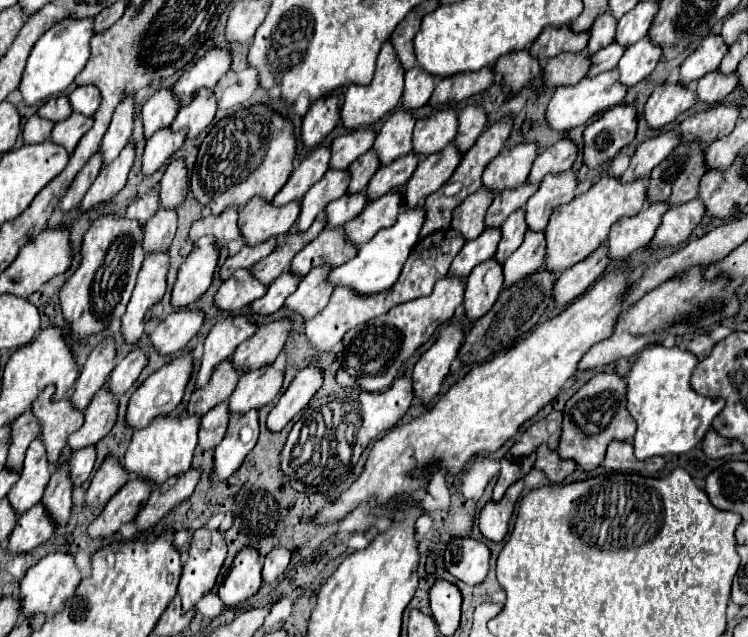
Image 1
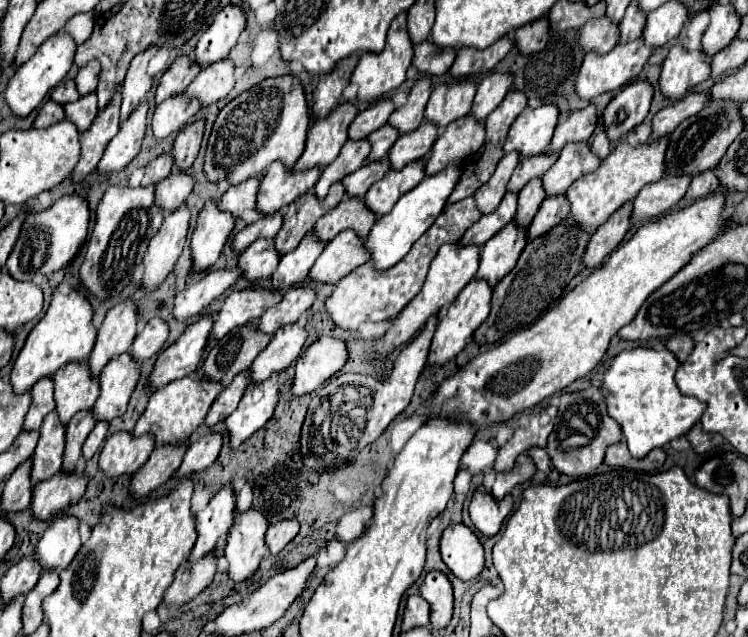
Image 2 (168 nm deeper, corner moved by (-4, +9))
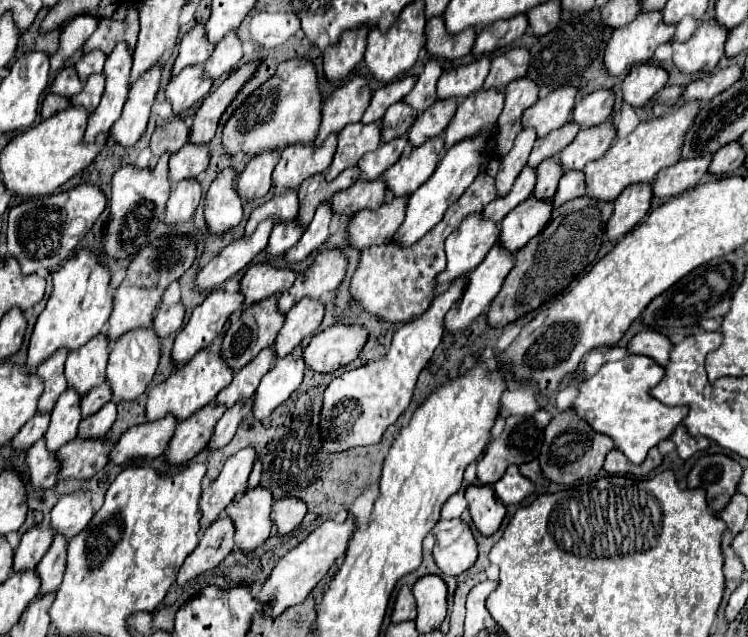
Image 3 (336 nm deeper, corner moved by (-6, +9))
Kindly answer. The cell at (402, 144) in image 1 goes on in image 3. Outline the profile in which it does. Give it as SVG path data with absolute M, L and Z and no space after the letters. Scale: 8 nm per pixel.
M430 59L422 71L422 75L418 77L418 83L414 85L414 89L406 95L406 103L412 105L416 111L426 111L436 99L436 83L438 77L442 75L442 65L436 59Z

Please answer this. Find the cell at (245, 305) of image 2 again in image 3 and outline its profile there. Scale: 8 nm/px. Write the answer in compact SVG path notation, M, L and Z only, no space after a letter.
M254 263L242 277L240 291L246 297L244 307L250 307L256 301L262 301L274 293L284 293L292 287L296 273L292 269L276 267L272 263Z

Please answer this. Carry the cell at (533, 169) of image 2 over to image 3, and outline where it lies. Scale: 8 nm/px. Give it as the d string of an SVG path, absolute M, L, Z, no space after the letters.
M568 123L562 129L550 131L550 135L546 135L542 139L536 139L534 149L532 149L530 157L528 157L528 165L538 167L542 163L542 159L556 157L576 137L578 131L580 131L580 127L576 123Z

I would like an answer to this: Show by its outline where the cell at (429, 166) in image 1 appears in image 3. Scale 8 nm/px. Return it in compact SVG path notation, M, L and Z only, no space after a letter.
M480 89L474 95L468 95L466 99L462 99L458 103L458 111L454 119L450 121L444 133L446 149L466 139L468 135L470 137L478 135L484 127L490 127L492 123L496 123L502 107L504 107L504 89L502 91Z

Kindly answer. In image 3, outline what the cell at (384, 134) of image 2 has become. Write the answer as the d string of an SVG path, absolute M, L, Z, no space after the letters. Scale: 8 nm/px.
M398 101L388 107L384 119L382 119L382 139L390 141L400 135L406 135L416 119L416 111L412 107L406 107L404 101Z

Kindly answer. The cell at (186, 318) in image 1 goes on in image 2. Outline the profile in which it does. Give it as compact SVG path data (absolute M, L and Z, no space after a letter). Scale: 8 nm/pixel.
M238 269L208 271L200 281L176 293L176 303L174 303L176 321L188 321L200 315L214 299L218 299L230 285L234 285L238 277L240 277Z

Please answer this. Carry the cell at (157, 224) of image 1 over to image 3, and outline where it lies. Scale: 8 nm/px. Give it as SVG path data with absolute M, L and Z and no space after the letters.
M186 143L180 151L170 155L170 181L176 183L180 179L198 177L208 167L208 145Z

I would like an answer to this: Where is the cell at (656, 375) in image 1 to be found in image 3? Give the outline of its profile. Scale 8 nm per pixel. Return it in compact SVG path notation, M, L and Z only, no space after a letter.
M628 355L620 361L602 365L596 375L584 379L570 409L580 419L586 419L596 433L608 435L614 441L614 447L620 449L634 465L638 465L646 459L646 453L654 445L670 437L688 411L686 407L662 405L648 395L648 391L658 385L662 377L664 369L654 359L644 355Z

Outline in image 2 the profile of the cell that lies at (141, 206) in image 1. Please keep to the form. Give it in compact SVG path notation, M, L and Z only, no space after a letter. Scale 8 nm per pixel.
M168 153L160 155L158 159L154 159L152 163L146 165L146 173L142 179L142 185L152 185L156 187L160 181L164 181L172 171L172 157Z

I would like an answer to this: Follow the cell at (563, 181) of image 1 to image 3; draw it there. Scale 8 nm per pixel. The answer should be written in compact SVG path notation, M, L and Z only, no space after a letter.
M608 119L598 127L580 129L576 139L558 153L558 161L562 163L564 171L580 171L588 161L600 159L612 145L614 137L616 127L612 119Z

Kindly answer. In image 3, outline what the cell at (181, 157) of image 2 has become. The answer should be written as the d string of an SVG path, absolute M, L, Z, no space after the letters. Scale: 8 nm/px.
M260 61L244 63L240 69L230 73L226 81L222 81L200 105L200 109L194 115L192 129L190 129L190 141L192 143L208 143L216 135L218 121L222 113L228 109L228 105L234 101L234 97L240 93L240 89L256 75Z

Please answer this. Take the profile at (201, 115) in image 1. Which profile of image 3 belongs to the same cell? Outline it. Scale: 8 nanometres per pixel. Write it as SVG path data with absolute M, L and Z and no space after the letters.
M230 31L214 49L210 59L206 61L206 75L220 79L234 71L242 59L242 45L238 39L238 31Z

